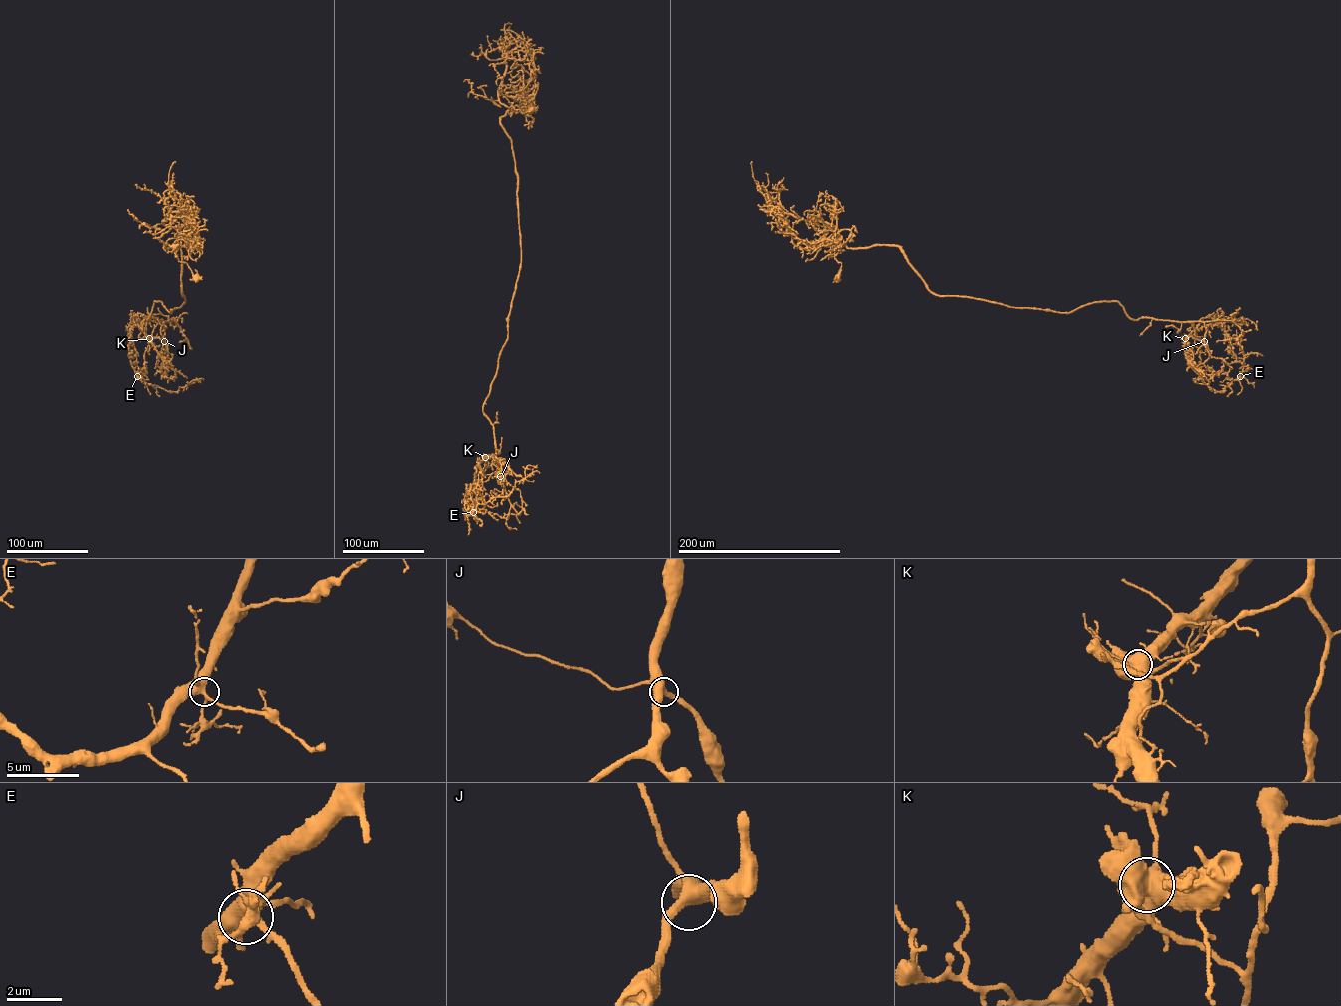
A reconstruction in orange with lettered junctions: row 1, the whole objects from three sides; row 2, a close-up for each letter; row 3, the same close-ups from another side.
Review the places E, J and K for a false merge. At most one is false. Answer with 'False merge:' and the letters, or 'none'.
False merge: K

